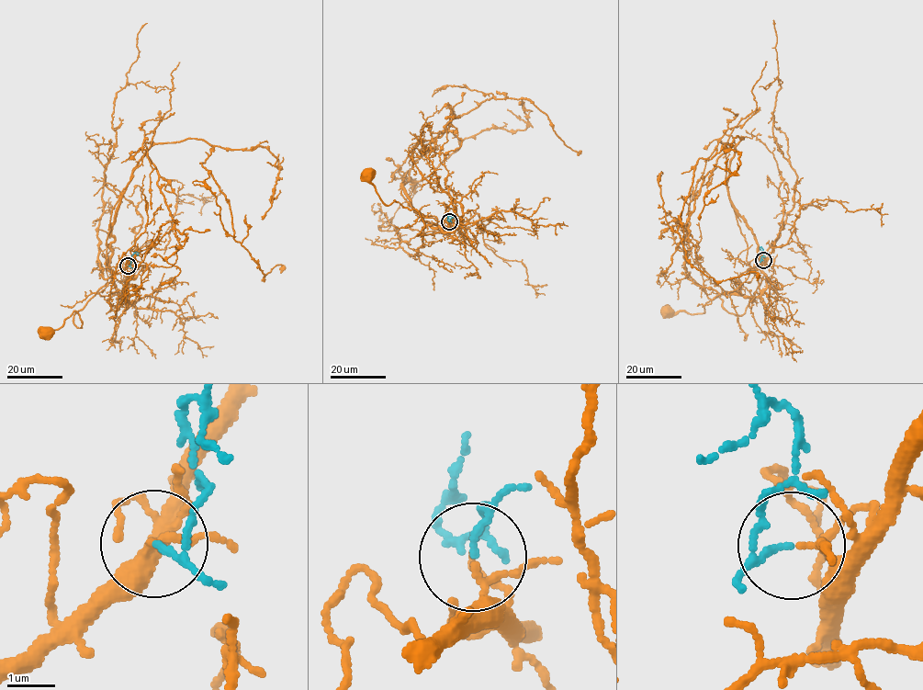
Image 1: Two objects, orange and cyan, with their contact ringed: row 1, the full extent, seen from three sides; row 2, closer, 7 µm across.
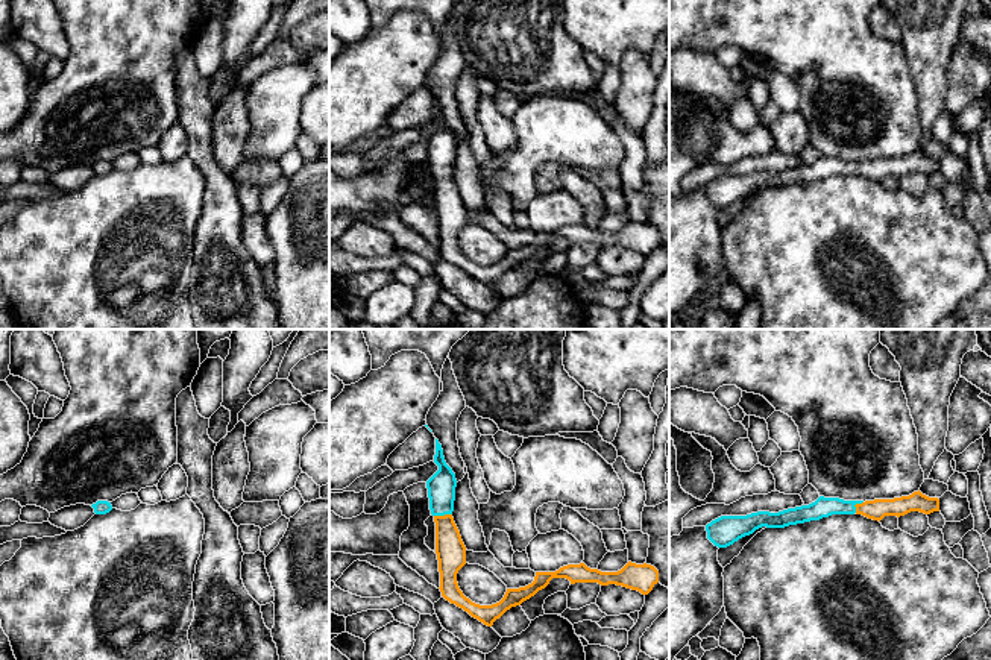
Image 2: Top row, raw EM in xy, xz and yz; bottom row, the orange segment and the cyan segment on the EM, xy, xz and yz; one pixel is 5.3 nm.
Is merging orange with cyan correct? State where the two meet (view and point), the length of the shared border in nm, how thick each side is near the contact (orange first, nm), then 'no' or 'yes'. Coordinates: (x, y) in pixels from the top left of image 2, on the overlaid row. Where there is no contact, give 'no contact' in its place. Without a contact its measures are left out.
xz (442, 516) | 100 nm | 160/150 nm | yes

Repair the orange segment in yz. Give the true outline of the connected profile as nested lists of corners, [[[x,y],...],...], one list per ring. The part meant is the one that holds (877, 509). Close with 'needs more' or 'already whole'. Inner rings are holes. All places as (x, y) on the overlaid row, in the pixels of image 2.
[[[920,490],[909,496],[874,501],[844,501],[839,498],[820,496],[809,505],[788,508],[779,513],[757,511],[747,516],[721,516],[706,525],[707,539],[718,548],[727,548],[756,530],[785,528],[789,525],[820,520],[832,514],[862,514],[873,520],[885,516],[904,516],[911,511],[930,514],[939,511],[939,499],[929,498]]] | needs more

